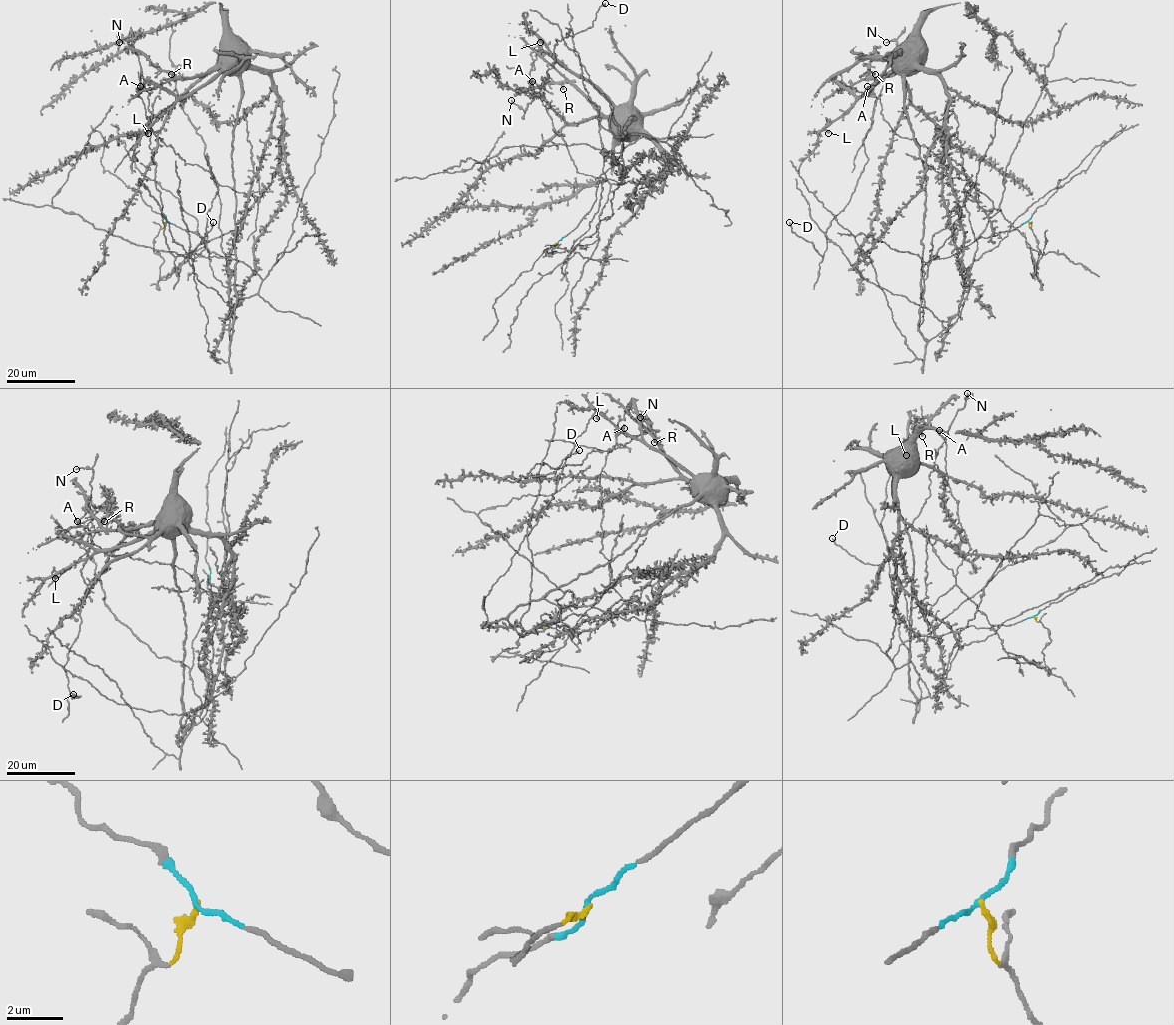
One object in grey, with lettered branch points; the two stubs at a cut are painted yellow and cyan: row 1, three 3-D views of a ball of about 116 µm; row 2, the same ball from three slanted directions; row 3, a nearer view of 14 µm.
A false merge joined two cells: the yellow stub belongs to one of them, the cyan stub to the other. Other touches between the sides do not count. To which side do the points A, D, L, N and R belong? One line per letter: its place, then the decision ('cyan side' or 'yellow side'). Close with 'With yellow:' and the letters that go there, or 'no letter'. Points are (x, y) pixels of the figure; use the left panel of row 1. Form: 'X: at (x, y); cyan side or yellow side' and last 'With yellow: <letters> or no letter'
A: at (140, 86); yellow side
D: at (213, 222); yellow side
L: at (148, 133); cyan side
N: at (119, 42); yellow side
R: at (171, 74); cyan side
With yellow: A, D, N

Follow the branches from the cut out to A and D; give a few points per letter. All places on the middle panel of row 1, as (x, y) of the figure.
A: (558, 242), (545, 254), (599, 240), (599, 215), (610, 184), (579, 173), (543, 102), (533, 92), (533, 81)
D: (558, 242), (545, 254), (599, 240), (610, 184), (579, 173), (530, 87), (536, 98), (555, 40), (605, 3)

